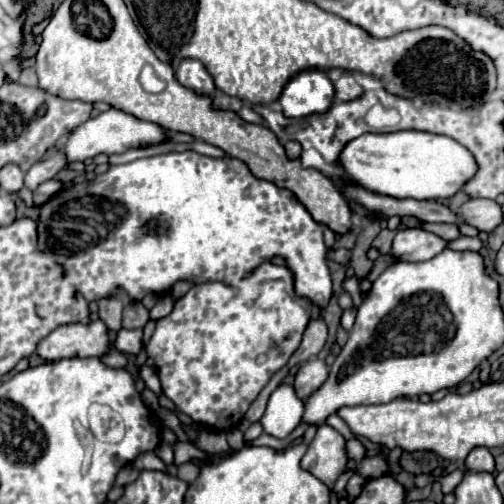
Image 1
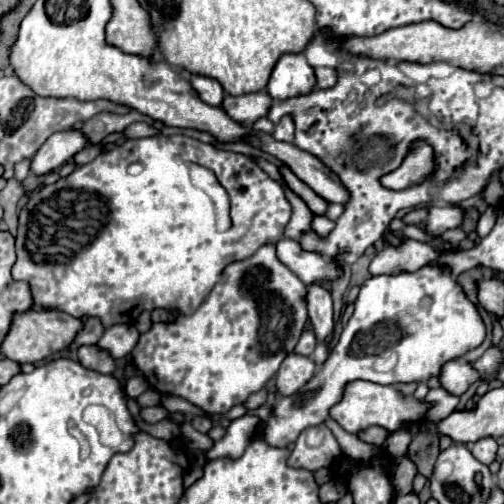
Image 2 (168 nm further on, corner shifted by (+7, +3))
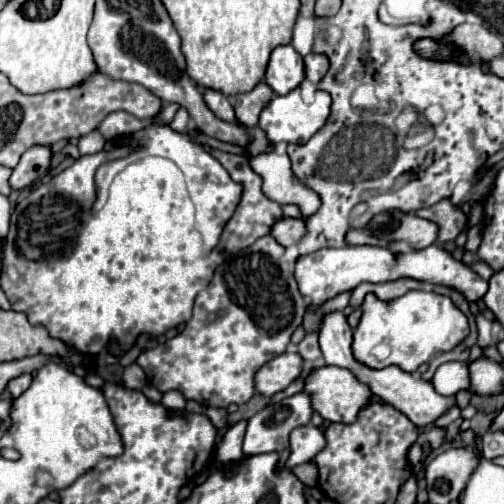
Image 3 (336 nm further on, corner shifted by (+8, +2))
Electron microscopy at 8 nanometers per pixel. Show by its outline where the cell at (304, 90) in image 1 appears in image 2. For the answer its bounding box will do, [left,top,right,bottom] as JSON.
[267,54,315,100]

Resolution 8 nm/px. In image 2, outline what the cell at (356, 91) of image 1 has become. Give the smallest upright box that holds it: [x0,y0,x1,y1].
[315,68,337,88]

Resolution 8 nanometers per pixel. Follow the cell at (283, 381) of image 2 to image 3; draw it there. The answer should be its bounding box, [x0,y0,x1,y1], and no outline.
[256,353,304,397]

